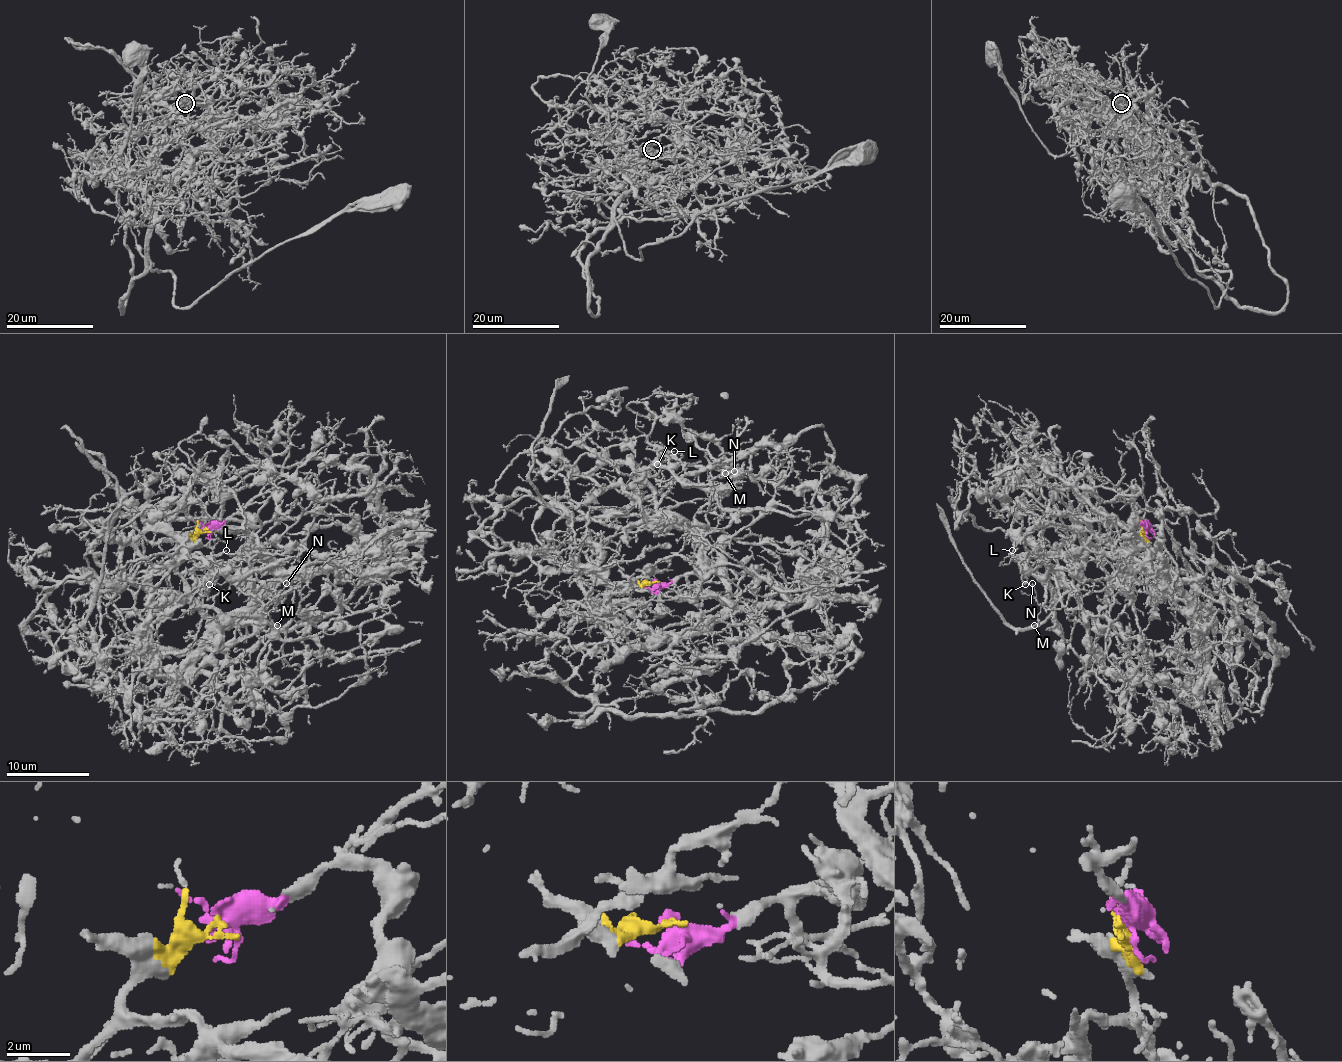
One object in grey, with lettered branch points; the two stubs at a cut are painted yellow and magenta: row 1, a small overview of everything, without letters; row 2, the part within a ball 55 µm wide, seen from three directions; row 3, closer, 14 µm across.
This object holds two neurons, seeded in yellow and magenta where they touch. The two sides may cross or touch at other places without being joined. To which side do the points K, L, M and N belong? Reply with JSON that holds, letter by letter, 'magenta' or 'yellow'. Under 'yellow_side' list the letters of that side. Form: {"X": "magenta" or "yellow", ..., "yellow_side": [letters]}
{"K": "yellow", "L": "yellow", "M": "yellow", "N": "yellow", "yellow_side": ["K", "L", "M", "N"]}

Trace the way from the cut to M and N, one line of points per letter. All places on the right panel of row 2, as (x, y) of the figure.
M: (1142, 529), (1146, 549), (1117, 566), (1119, 574), (1092, 581), (1050, 570), (1046, 601), (1034, 624)
N: (1142, 529), (1146, 549), (1117, 566), (1119, 574), (1092, 581), (1067, 570), (1050, 570), (1040, 604), (1031, 583)

